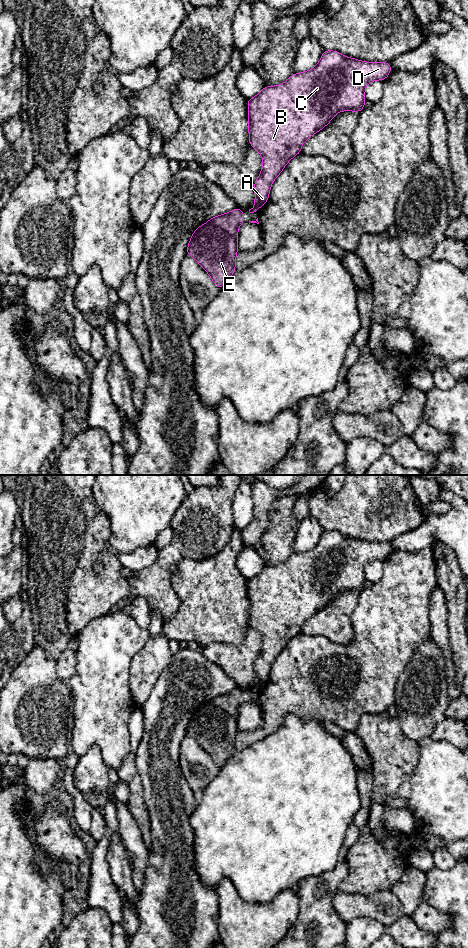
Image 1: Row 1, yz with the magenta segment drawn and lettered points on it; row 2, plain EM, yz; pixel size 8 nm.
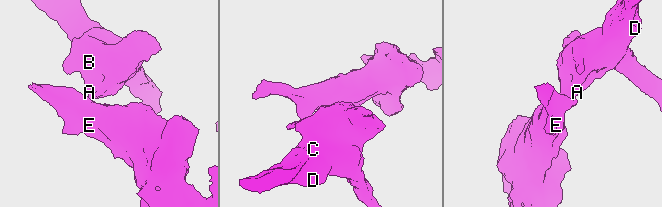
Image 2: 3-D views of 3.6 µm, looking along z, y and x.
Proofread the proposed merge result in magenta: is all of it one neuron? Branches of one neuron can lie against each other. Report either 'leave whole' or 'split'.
split

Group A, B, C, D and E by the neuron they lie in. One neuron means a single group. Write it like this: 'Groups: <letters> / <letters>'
Groups: A B C D / E

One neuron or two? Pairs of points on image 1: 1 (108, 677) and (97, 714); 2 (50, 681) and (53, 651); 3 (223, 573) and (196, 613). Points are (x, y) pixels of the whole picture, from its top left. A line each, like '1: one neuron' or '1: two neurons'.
1: one neuron
2: two neurons
3: one neuron

